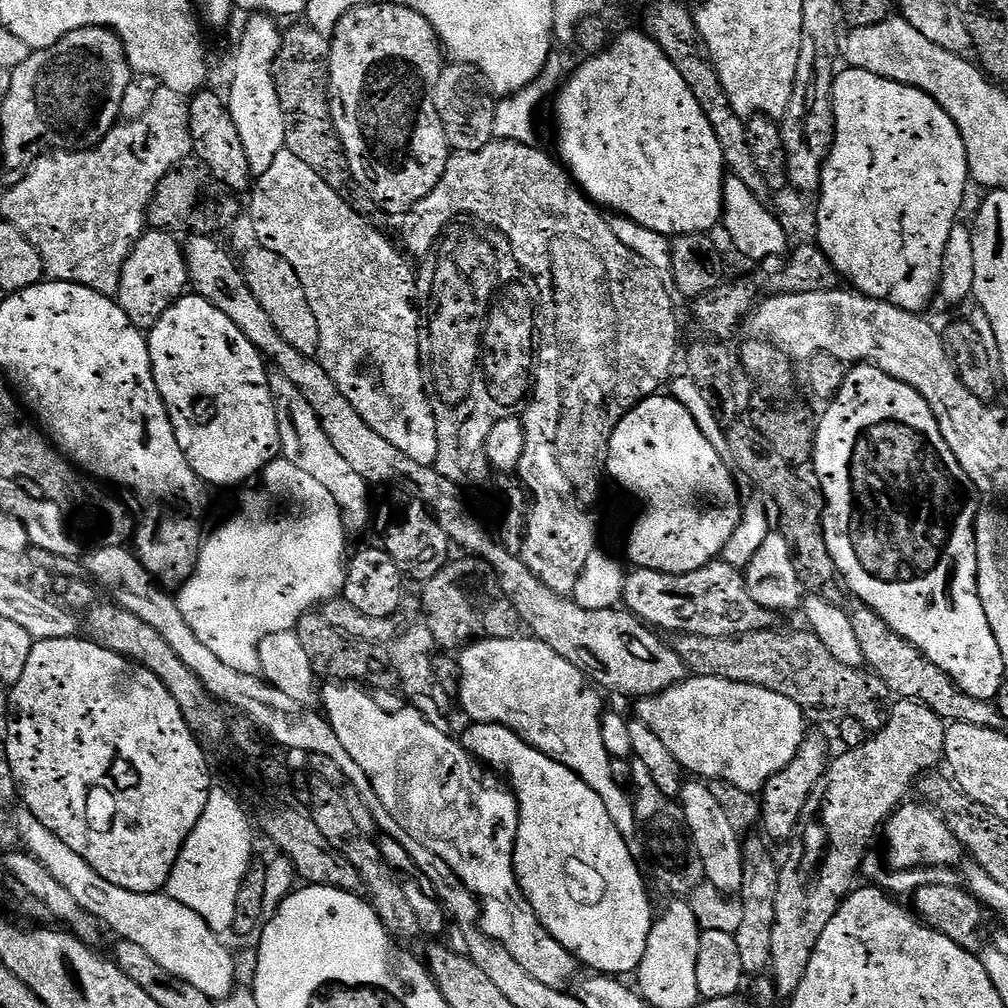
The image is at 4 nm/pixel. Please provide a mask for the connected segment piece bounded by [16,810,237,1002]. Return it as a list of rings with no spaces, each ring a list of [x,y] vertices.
[[[27,810],[20,812],[16,826],[19,836],[24,839],[23,847],[31,852],[34,858],[38,858],[38,862],[42,862],[42,866],[46,866],[46,870],[50,870],[50,874],[54,874],[54,878],[58,878],[58,882],[62,882],[62,886],[66,886],[66,890],[70,890],[74,900],[91,913],[107,931],[109,928],[110,931],[117,932],[117,937],[120,940],[129,940],[142,946],[142,950],[146,950],[146,954],[150,954],[150,958],[154,958],[154,962],[158,962],[158,966],[162,966],[162,970],[170,970],[170,974],[190,982],[190,986],[194,986],[194,990],[202,990],[202,994],[209,996],[212,1001],[219,1002],[232,995],[237,987],[236,960],[232,957],[231,950],[220,941],[223,939],[218,933],[202,917],[194,914],[194,910],[190,910],[190,906],[182,906],[182,902],[174,902],[174,898],[170,898],[163,891],[122,890],[122,886],[114,886],[114,882],[106,882],[106,878],[102,878],[102,874],[98,874],[98,870],[94,870],[94,866],[90,866],[90,862],[86,862],[78,854],[74,854],[74,850],[70,850],[70,846],[66,846],[66,842],[62,842],[62,838],[58,838],[52,831],[47,830],[38,818],[34,818],[32,812]]]

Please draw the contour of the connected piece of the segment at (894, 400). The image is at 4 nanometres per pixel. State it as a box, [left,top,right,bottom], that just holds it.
[810,364,1006,701]

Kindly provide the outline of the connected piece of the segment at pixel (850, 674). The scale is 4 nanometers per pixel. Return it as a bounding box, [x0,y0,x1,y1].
[674,630,894,734]

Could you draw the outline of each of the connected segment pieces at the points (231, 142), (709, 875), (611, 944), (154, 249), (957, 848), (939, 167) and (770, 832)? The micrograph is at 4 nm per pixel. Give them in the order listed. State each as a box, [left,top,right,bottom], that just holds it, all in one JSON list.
[[188,90,254,193],[678,778,742,893],[462,722,654,978],[118,230,188,330],[882,802,966,869],[814,67,970,313],[758,734,830,841]]

